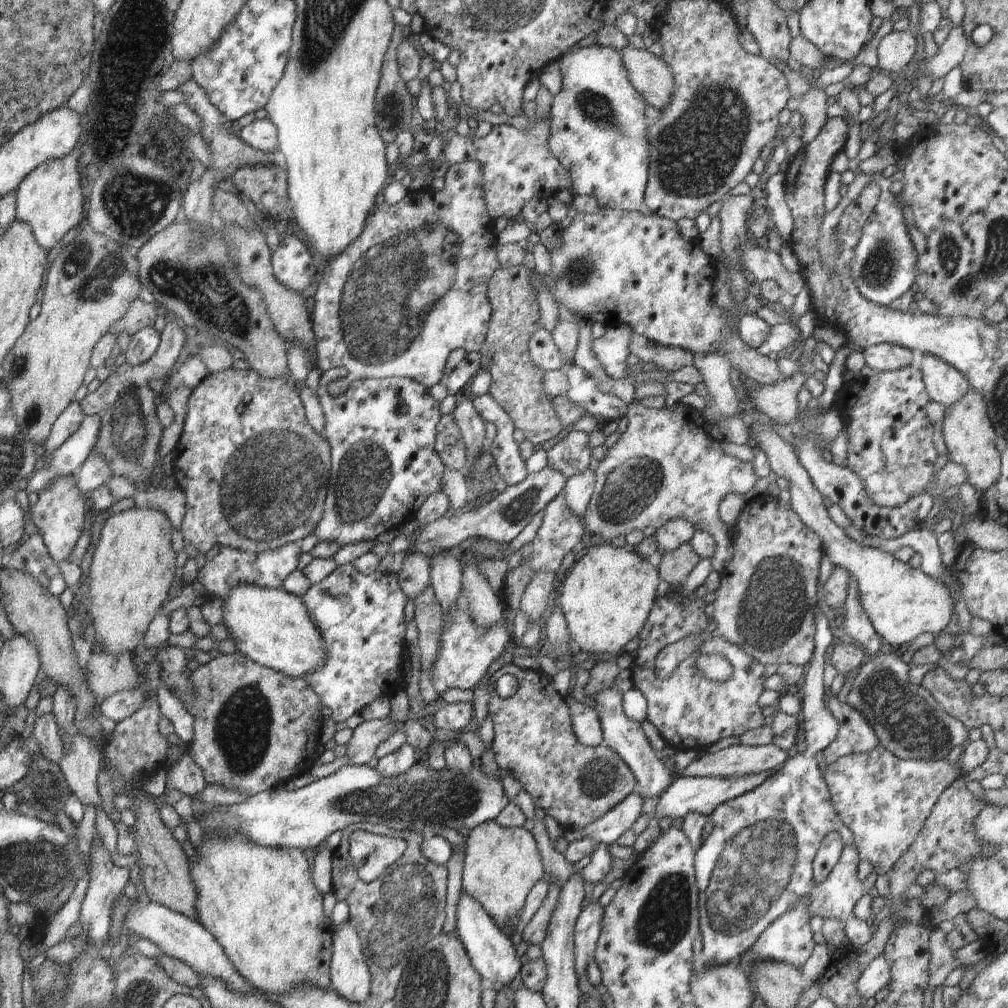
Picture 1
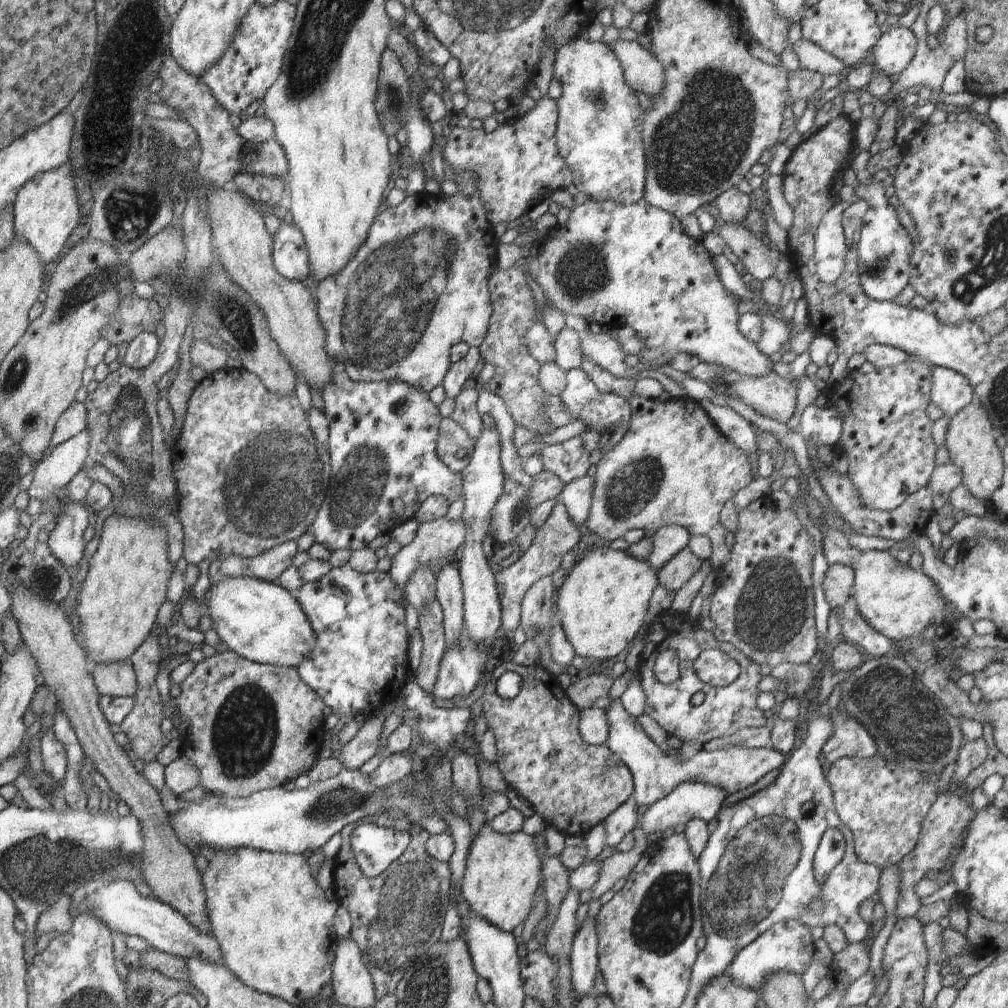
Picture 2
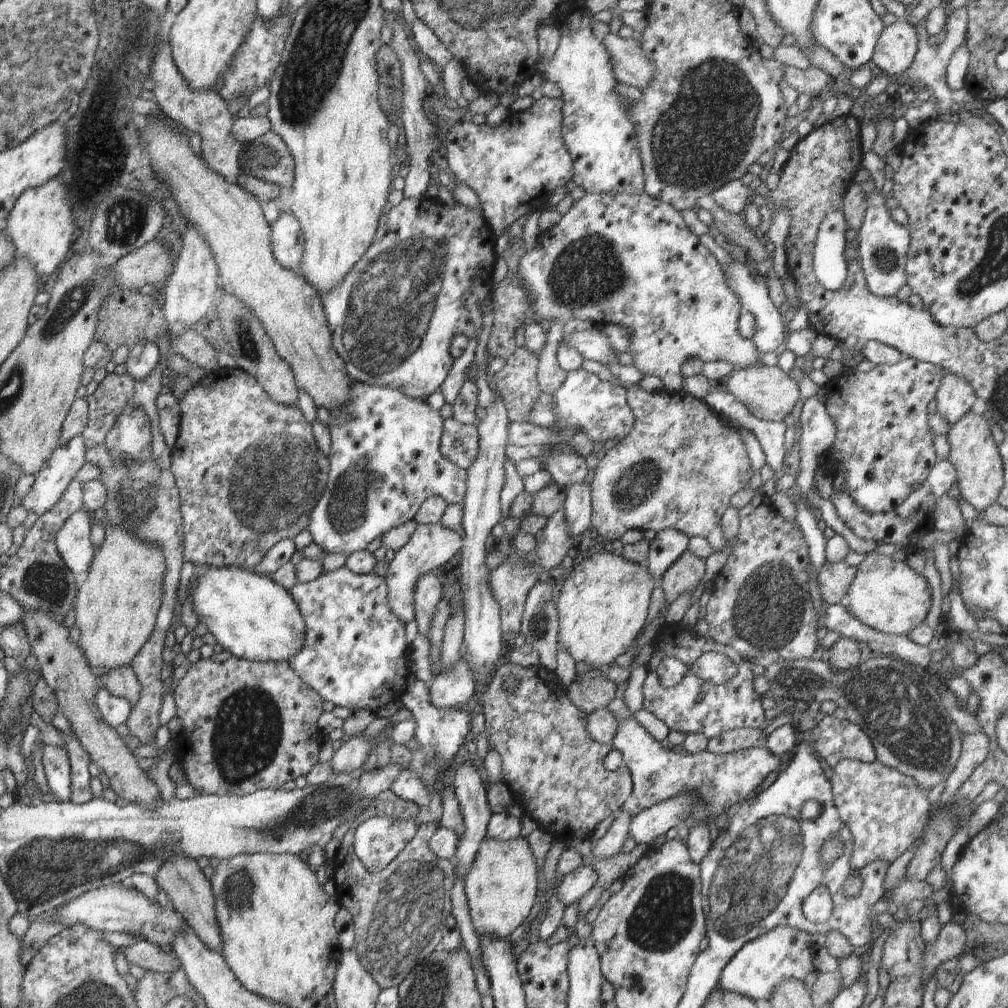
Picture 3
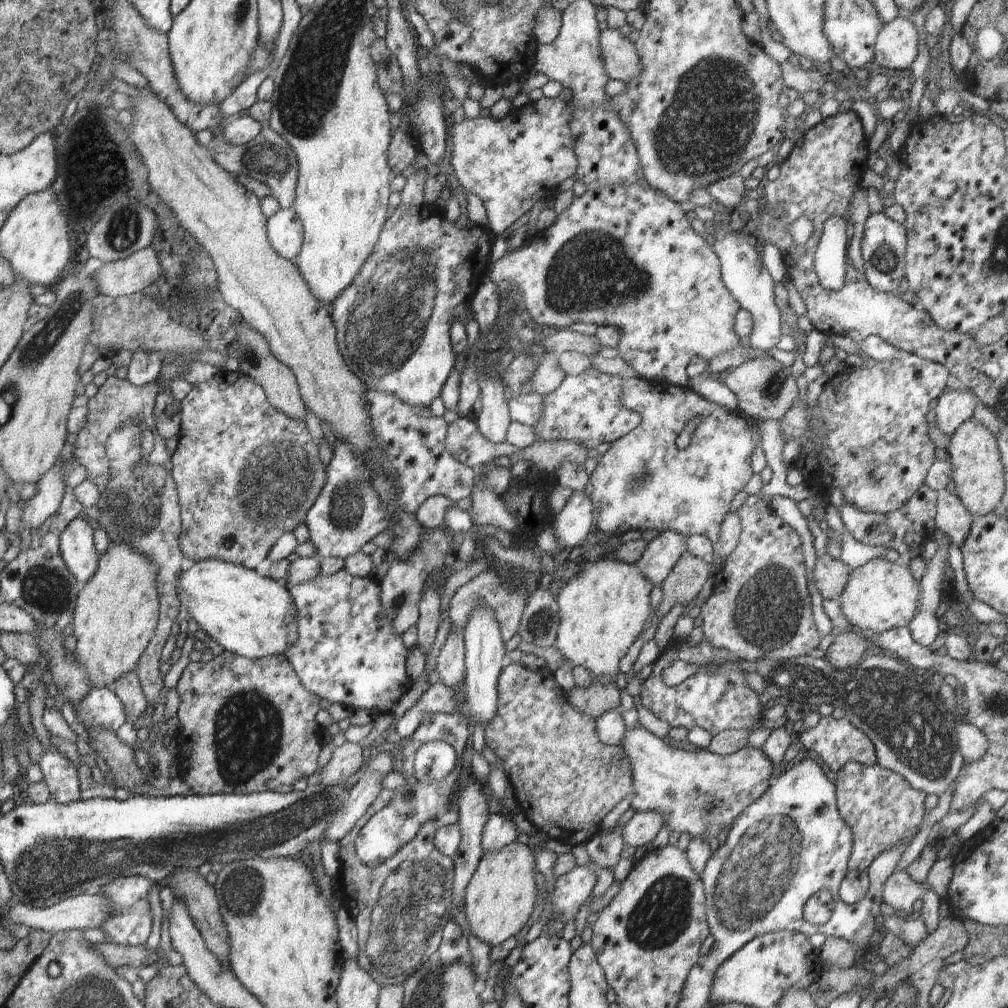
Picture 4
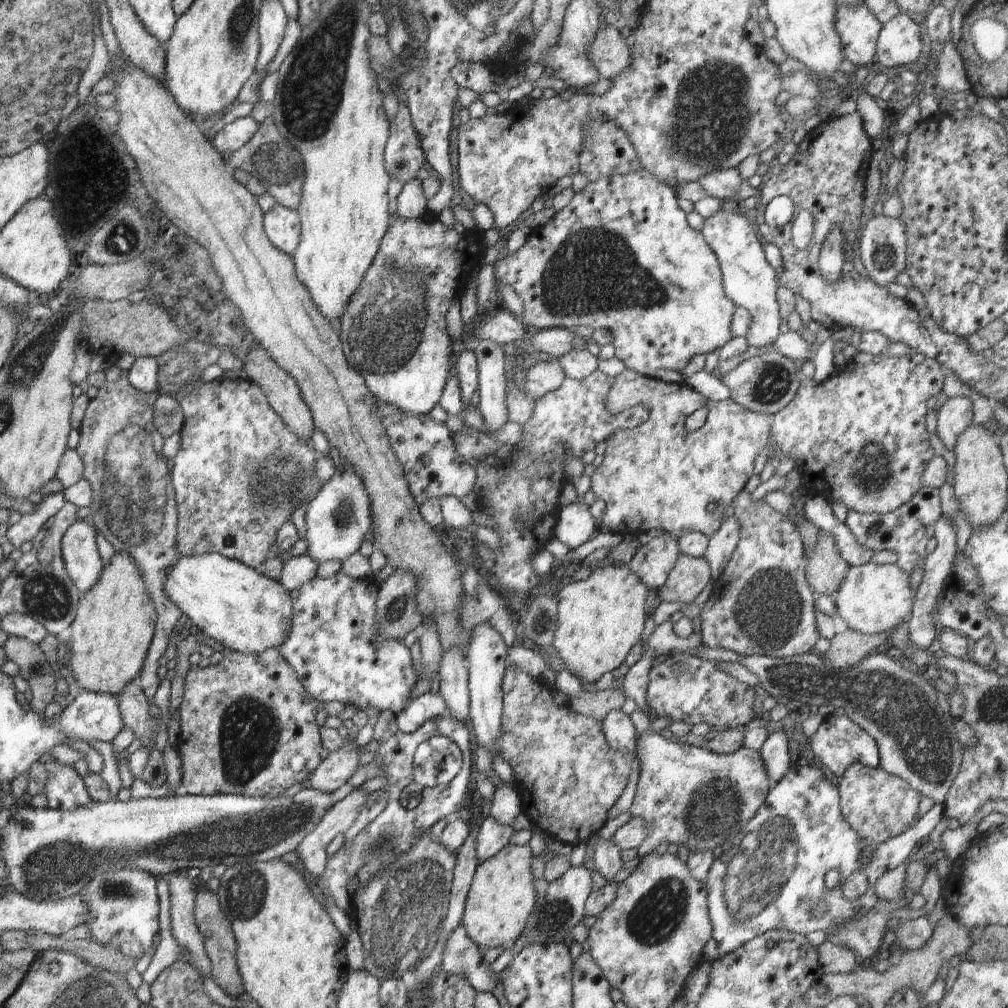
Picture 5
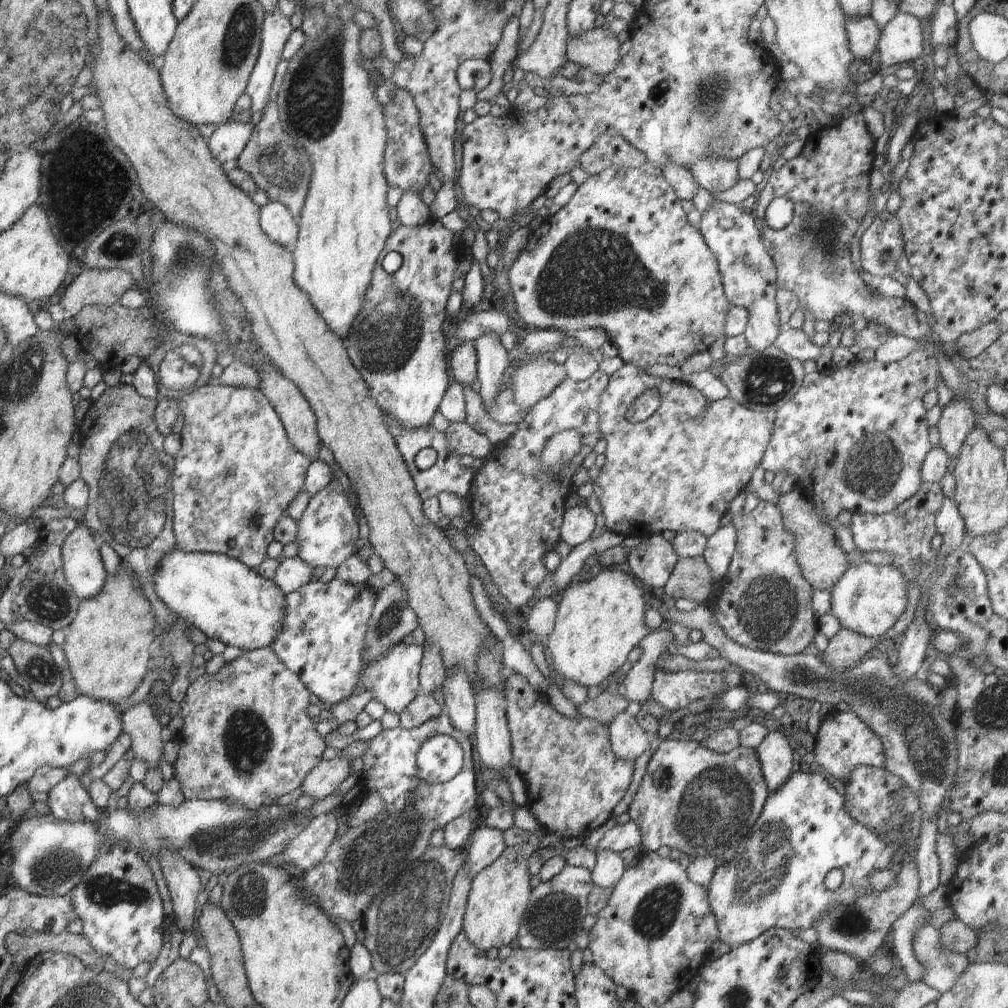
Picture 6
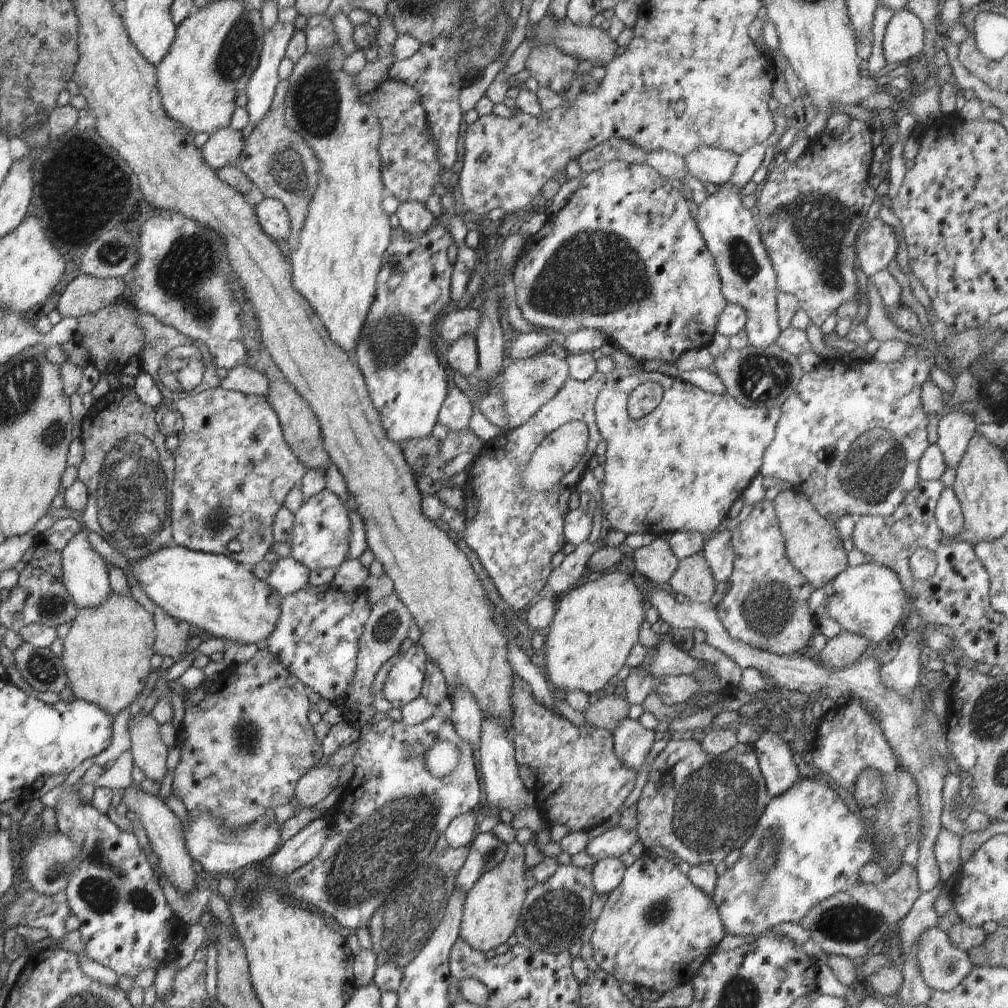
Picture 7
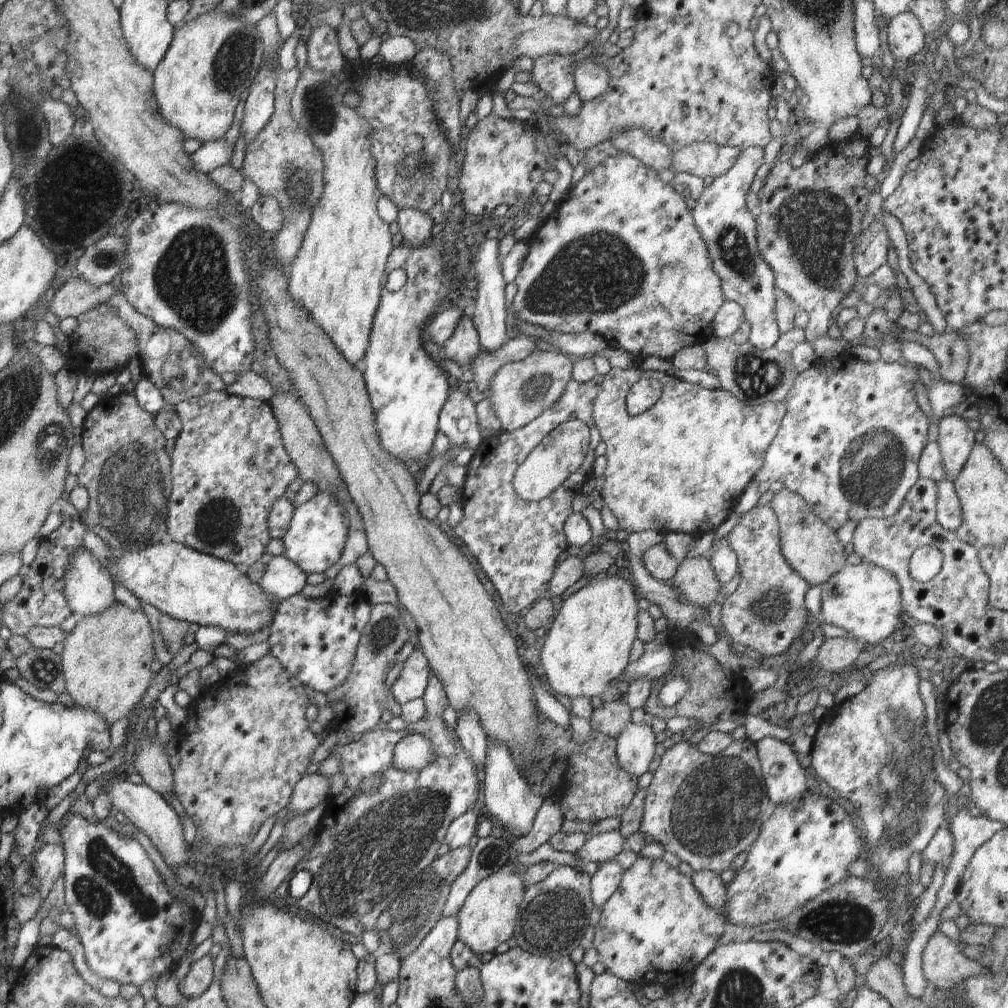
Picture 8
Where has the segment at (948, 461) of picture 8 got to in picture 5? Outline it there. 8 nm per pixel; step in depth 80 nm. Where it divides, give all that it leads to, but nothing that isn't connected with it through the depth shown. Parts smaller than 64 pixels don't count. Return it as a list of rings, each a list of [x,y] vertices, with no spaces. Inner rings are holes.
[[[950,396],[937,410],[937,436],[953,450],[958,435],[974,424],[973,404],[968,397]]]

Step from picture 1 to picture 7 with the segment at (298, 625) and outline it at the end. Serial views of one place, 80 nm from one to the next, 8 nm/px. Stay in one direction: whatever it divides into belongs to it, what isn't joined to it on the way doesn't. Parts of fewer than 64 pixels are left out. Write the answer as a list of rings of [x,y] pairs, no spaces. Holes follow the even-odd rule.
[[[170,544],[145,559],[130,563],[139,587],[170,616],[196,626],[216,638],[237,642],[238,645],[262,645],[274,632],[280,616],[283,596],[266,581],[260,580],[248,567],[218,553],[193,551]]]

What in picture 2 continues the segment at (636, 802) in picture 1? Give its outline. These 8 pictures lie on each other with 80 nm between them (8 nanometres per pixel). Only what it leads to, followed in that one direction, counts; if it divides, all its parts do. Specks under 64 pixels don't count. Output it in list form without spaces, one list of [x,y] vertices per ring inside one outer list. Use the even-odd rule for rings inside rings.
[[[626,802],[601,823],[606,831],[606,846],[617,847],[627,833],[633,832],[637,828],[638,808],[636,802]]]

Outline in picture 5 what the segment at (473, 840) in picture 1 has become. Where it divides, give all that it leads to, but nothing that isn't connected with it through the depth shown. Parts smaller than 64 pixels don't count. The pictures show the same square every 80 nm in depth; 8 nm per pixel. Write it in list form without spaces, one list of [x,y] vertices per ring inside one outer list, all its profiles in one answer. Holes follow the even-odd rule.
[[[508,844],[476,867],[461,925],[478,947],[486,950],[497,946],[511,949],[522,934],[538,898],[530,868],[532,857],[530,845]]]

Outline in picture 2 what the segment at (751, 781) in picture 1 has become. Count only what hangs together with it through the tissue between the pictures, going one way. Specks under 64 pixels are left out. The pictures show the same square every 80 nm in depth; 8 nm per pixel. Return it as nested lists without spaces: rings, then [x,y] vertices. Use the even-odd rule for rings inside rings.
[[[685,781],[678,784],[668,796],[651,805],[644,815],[639,816],[637,827],[647,836],[656,832],[663,833],[668,828],[674,829],[678,824],[685,824],[696,818],[710,824],[722,811],[722,804],[727,797],[722,788],[714,787],[712,784]]]

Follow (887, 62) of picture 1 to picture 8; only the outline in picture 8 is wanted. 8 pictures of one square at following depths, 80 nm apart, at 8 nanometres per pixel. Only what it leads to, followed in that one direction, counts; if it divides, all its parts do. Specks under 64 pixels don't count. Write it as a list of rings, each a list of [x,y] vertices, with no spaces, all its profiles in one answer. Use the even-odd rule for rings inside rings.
[[[909,10],[891,18],[887,29],[888,46],[895,60],[906,60],[926,46],[921,22]]]

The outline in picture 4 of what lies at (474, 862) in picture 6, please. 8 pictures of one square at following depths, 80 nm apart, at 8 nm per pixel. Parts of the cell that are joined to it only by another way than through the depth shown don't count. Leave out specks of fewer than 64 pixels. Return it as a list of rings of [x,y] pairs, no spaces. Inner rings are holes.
[[[490,815],[483,828],[481,845],[484,851],[502,848],[516,841],[520,833],[508,815]]]

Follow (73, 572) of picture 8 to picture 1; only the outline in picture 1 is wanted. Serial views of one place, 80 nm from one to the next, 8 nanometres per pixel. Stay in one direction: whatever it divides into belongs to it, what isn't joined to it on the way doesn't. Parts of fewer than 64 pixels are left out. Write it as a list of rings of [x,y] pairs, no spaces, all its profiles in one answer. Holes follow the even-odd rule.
[[[73,476],[58,477],[54,482],[56,484],[50,484],[46,486],[46,490],[38,493],[38,502],[30,507],[30,512],[31,520],[42,534],[50,557],[58,563],[62,560],[69,561],[78,539],[82,536],[89,503],[87,498],[78,492]]]

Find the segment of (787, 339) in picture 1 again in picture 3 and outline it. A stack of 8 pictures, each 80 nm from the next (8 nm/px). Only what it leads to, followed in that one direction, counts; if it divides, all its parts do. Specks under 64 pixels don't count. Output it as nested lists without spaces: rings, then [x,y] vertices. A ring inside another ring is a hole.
[[[734,257],[731,258],[733,262],[730,264],[725,279],[728,286],[740,299],[741,305],[755,316],[757,331],[751,339],[760,353],[776,352],[782,342],[786,340],[788,330],[787,325],[782,323],[782,316],[778,307],[772,302],[769,296],[769,290],[767,288],[768,277],[763,277],[758,274],[757,276],[752,276],[752,273],[754,274],[756,272],[753,272],[747,260],[742,263],[737,261]]]

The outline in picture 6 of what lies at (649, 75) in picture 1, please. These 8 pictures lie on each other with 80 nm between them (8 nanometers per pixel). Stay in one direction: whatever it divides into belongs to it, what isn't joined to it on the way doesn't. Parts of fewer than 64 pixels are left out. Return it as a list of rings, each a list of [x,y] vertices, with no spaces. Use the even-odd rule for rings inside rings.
[[[594,27],[581,36],[570,35],[567,39],[567,58],[580,64],[589,74],[606,76],[621,58],[620,42],[610,29]]]

